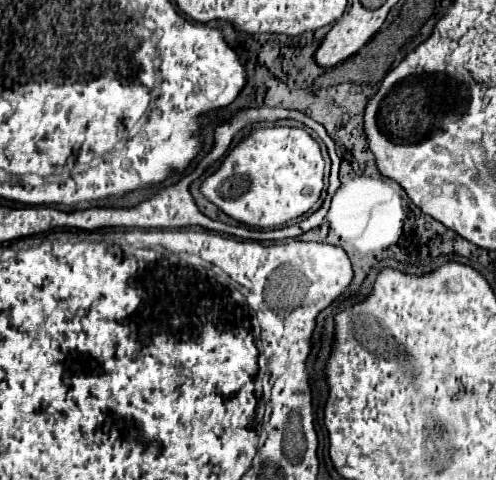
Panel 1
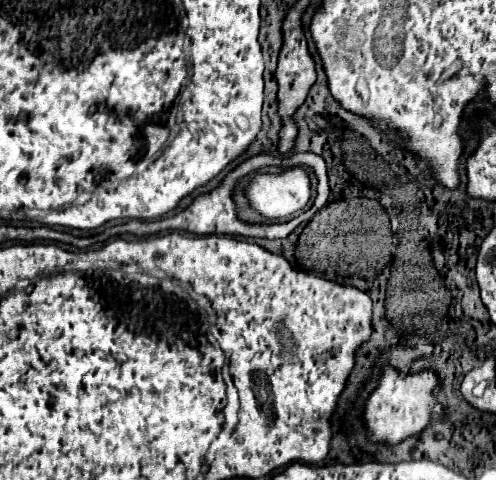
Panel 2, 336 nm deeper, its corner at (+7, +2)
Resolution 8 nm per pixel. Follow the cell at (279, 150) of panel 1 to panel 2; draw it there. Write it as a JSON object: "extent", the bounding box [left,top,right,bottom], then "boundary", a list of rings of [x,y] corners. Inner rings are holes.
{"extent":[244,166,312,220],"boundary":[[[302,166],[284,170],[284,172],[276,172],[276,174],[258,172],[258,174],[254,174],[254,178],[248,184],[248,188],[244,190],[244,194],[250,202],[250,206],[260,216],[264,216],[268,220],[284,220],[284,218],[290,218],[290,216],[302,212],[306,208],[306,204],[310,202],[310,196],[312,196],[310,176]]]}

